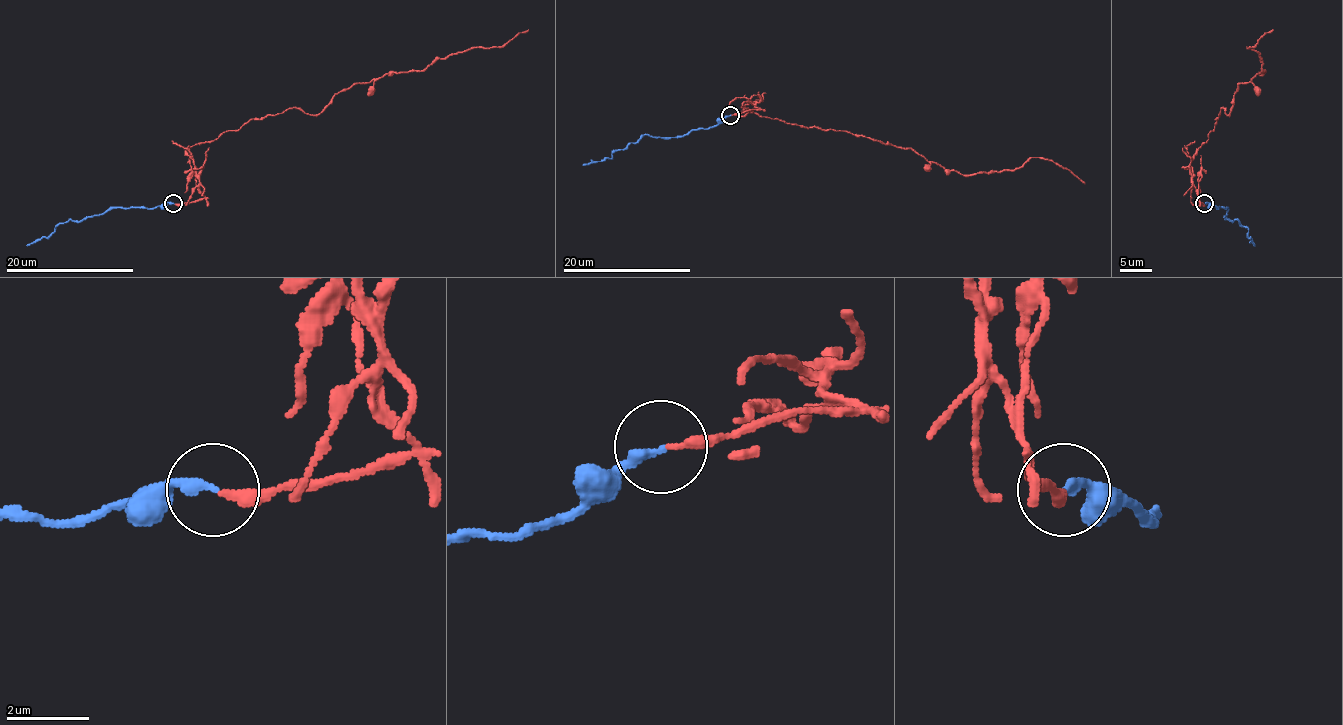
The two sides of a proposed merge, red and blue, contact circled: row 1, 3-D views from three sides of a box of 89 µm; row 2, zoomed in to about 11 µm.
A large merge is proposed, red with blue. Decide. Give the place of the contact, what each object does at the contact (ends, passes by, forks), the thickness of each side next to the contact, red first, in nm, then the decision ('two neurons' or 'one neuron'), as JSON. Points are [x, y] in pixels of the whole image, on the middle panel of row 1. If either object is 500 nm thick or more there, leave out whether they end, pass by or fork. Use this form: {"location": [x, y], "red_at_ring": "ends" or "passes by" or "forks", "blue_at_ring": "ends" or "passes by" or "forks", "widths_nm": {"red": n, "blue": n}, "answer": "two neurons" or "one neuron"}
{"location": [730, 115], "red_at_ring": "ends", "blue_at_ring": "ends", "widths_nm": {"red": 240, "blue": 280}, "answer": "two neurons"}

